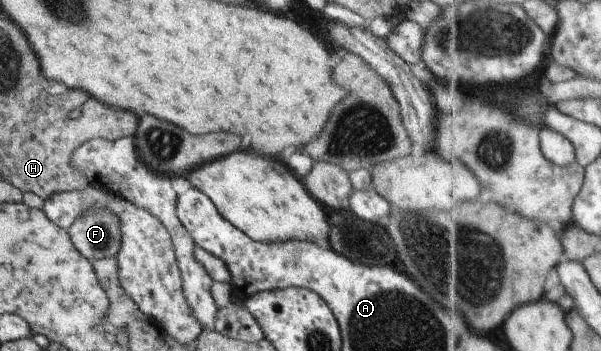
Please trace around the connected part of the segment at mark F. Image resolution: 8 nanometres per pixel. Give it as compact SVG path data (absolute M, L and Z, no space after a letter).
M92 209L74 220L68 227L68 237L74 249L91 262L118 253L120 245L120 223L118 217L104 209Z

